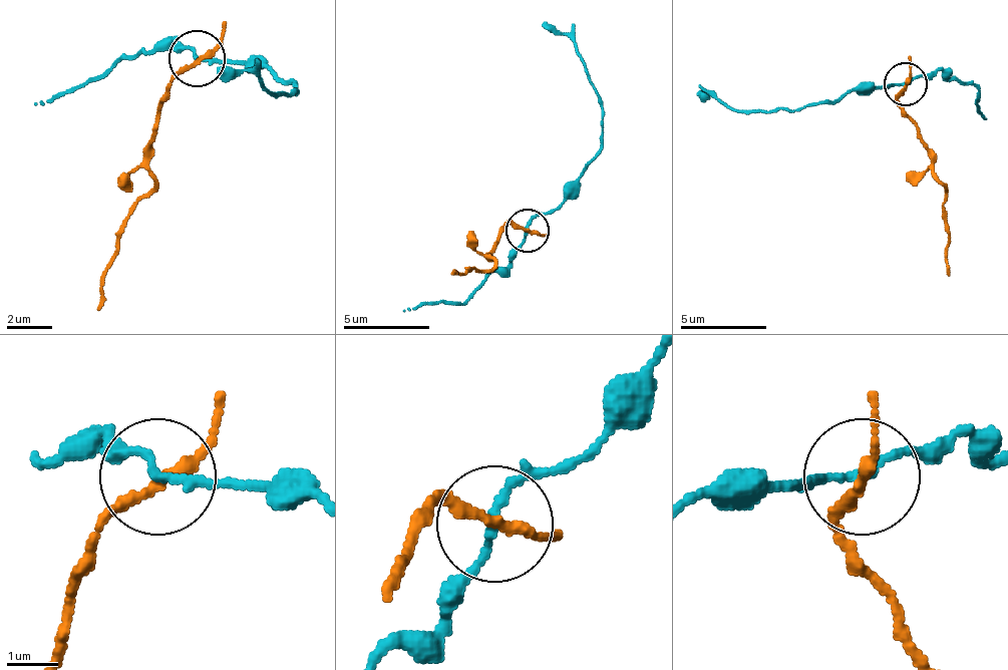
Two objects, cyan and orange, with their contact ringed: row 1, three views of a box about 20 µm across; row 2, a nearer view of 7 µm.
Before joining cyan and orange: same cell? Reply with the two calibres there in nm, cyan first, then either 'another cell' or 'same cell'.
140/200 nm | same cell

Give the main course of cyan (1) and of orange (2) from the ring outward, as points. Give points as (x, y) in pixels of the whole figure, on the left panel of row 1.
1: (196, 60), (258, 60), (297, 94), (275, 94), (252, 71), (218, 65)
2: (196, 60), (173, 82), (161, 105), (150, 191), (116, 241), (99, 309)

